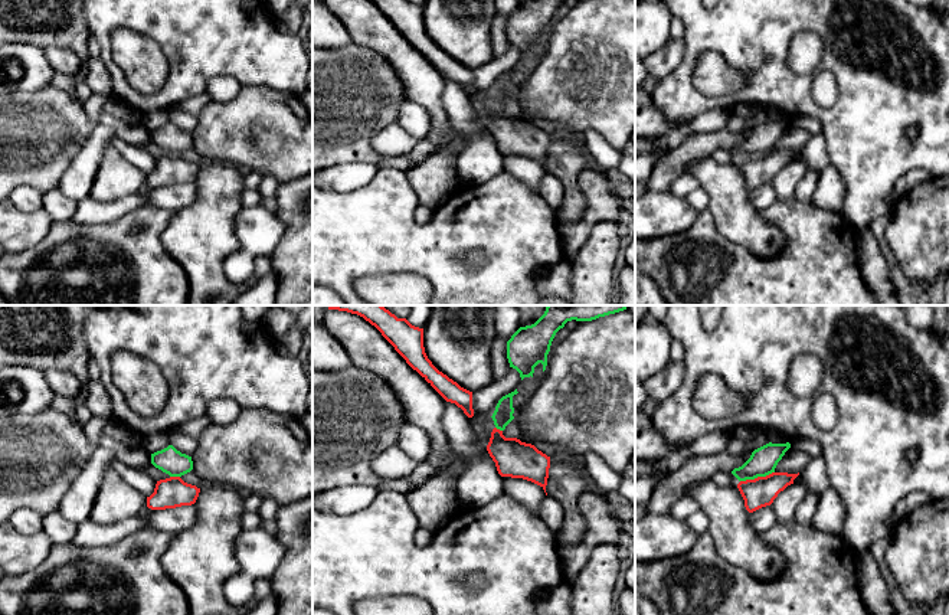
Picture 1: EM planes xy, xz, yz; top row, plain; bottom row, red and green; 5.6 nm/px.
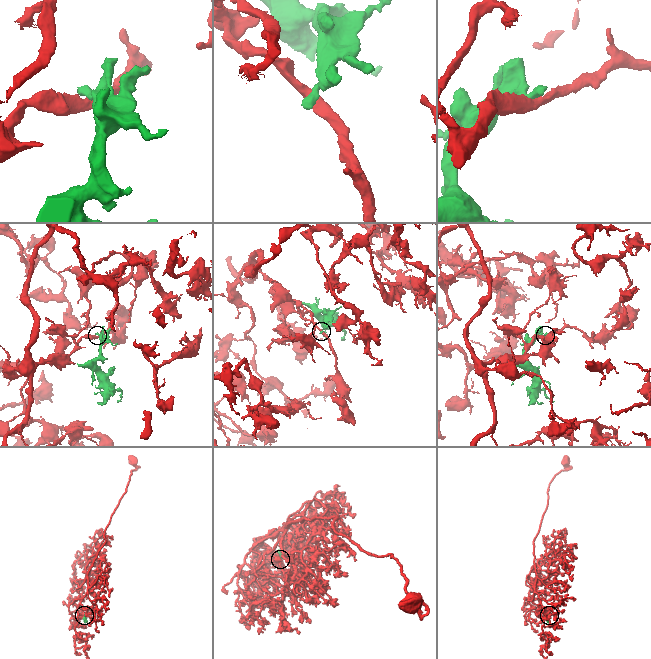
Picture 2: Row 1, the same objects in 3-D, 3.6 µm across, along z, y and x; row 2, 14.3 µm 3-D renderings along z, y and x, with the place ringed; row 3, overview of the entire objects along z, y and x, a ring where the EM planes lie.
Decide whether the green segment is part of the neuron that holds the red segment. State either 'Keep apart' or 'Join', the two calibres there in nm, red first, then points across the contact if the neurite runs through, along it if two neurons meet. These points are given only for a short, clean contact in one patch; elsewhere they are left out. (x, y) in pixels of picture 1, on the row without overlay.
Join. Thickness 170 nm (red) against 150 nm. Path across: yz (758, 170), (758, 154), (763, 137)

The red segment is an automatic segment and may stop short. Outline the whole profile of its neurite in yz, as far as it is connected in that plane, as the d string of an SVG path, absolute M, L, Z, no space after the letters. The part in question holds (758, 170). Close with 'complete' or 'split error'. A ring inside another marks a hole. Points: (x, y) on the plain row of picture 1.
M766 121L755 127L750 135L732 151L740 158L737 166L745 177L745 184L753 190L770 183L781 169L793 161L798 151L776 150L775 145L791 121Z; split error

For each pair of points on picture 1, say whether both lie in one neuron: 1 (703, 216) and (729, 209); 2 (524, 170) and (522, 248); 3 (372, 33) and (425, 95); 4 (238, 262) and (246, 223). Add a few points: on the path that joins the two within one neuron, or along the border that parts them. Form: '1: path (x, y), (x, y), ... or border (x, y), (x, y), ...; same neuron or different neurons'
1: border (707, 209), (716, 229), (730, 241); different neurons
2: border (504, 170), (524, 182), (539, 195); different neurons
3: path (389, 45), (421, 78); same neuron
4: path (246, 252), (246, 234); same neuron

